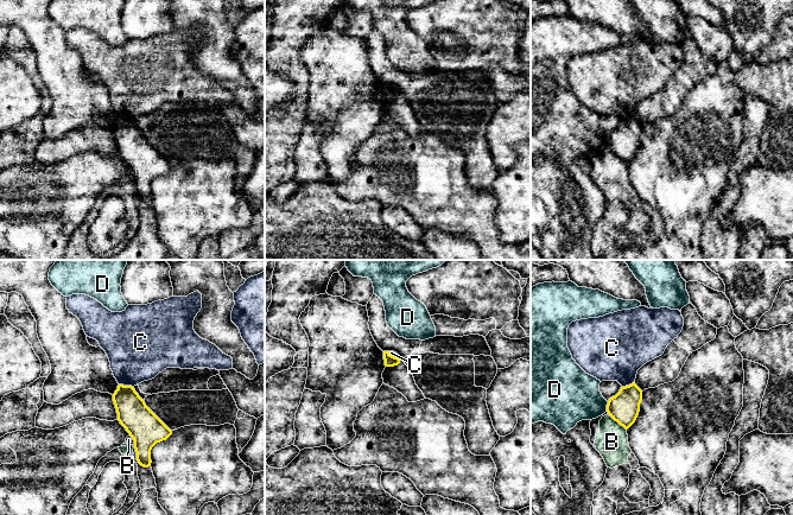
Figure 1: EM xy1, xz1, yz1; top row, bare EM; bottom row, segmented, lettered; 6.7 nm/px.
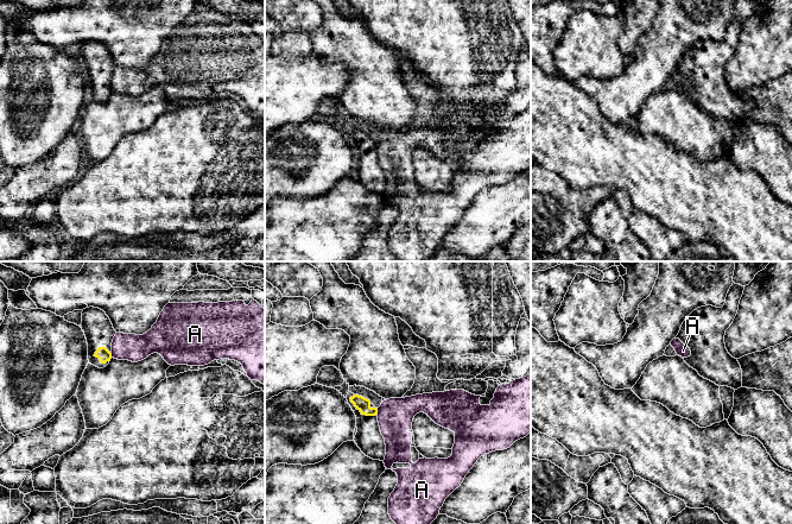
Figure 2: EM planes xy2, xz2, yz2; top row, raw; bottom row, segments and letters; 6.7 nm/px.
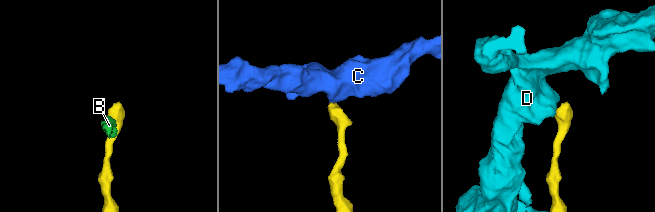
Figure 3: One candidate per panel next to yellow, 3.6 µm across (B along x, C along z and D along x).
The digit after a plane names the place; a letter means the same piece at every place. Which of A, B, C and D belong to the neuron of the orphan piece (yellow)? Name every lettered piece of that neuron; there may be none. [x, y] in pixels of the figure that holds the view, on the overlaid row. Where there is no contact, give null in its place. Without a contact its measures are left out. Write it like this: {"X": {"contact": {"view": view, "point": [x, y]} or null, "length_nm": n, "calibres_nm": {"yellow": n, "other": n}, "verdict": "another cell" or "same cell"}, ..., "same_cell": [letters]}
{"A": {"contact": {"view": "xz2", "point": [377, 411]}, "length_nm": 60, "calibres_nm": {"yellow": 90, "other": 240}, "verdict": "another cell"}, "B": {"contact": {"view": "yz1", "point": [617, 421]}, "length_nm": 160, "calibres_nm": {"yellow": 200, "other": 220}, "verdict": "another cell"}, "C": {"contact": {"view": "xy1", "point": [126, 386]}, "length_nm": 110, "calibres_nm": {"yellow": 220, "other": 400}, "verdict": "another cell"}, "D": {"contact": {"view": "yz1", "point": [607, 406]}, "length_nm": 70, "calibres_nm": {"yellow": 200, "other": 360}, "verdict": "another cell"}, "same_cell": []}

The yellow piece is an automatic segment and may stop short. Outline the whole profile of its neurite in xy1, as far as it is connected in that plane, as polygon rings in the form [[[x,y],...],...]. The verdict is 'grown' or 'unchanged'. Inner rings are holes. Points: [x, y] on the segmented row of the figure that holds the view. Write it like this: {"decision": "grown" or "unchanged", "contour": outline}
{"decision": "unchanged", "contour": [[[119,384],[113,394],[118,420],[134,440],[138,463],[151,466],[151,450],[172,431],[146,406],[132,386]]]}

